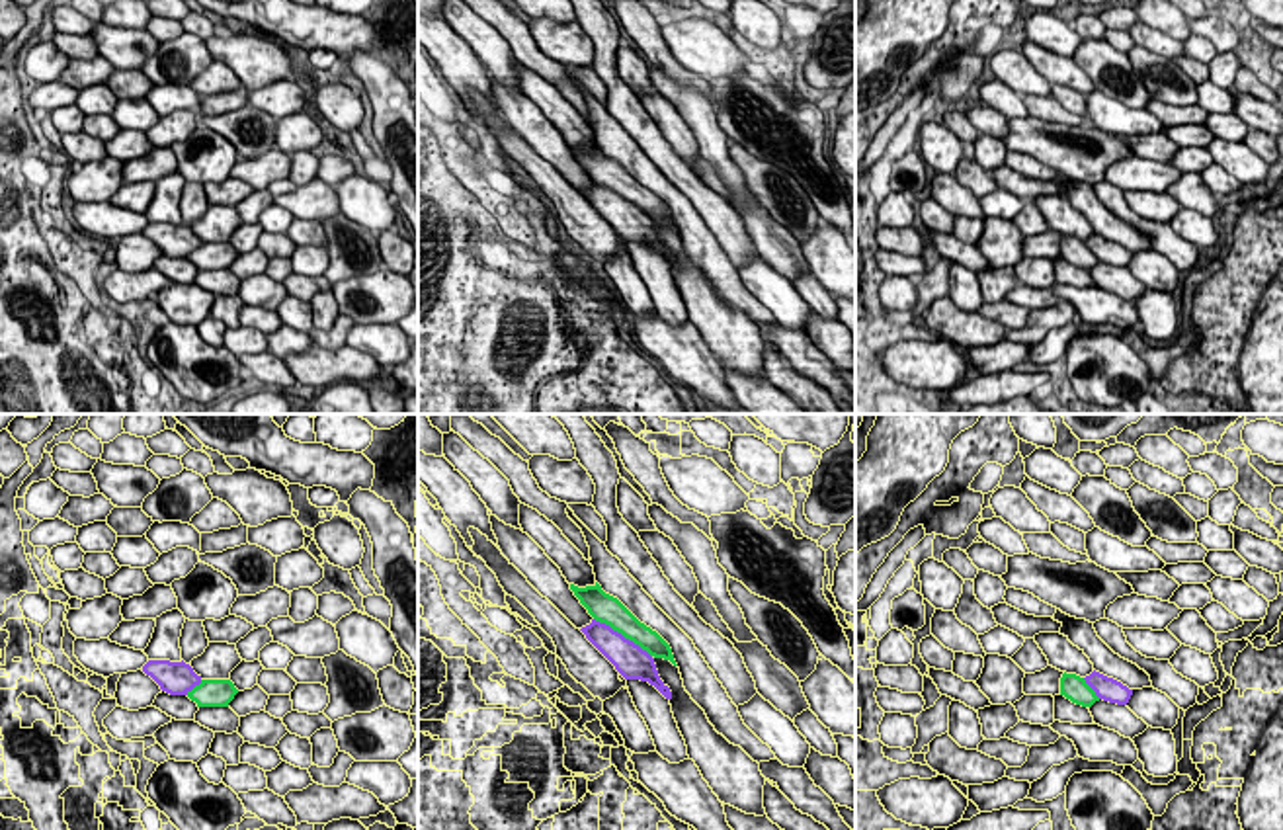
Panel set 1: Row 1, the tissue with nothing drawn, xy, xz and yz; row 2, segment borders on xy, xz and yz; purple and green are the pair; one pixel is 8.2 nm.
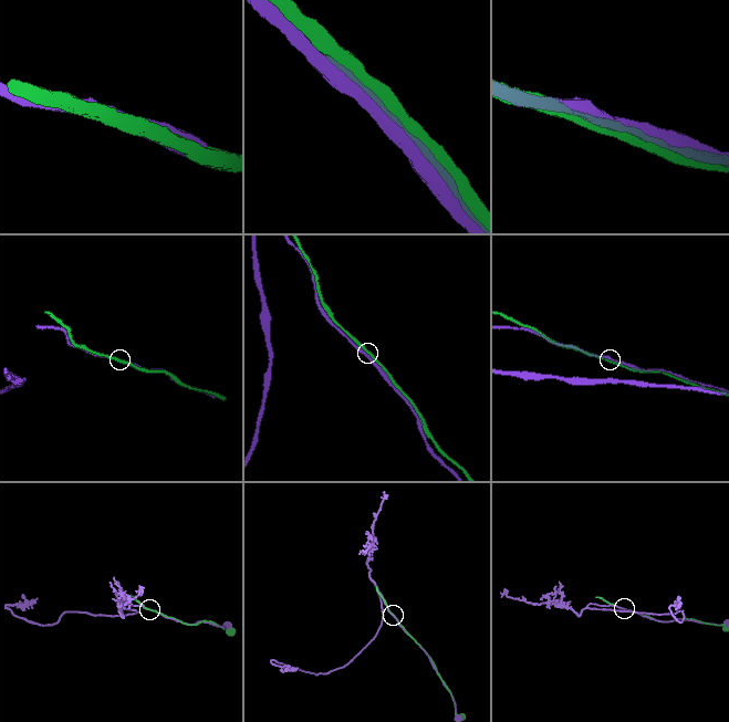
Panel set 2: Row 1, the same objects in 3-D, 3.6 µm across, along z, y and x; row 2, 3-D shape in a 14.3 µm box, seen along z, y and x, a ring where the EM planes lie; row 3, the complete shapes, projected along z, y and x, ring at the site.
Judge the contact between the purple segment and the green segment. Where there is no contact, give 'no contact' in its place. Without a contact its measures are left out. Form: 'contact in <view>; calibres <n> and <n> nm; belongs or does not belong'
contact in xz; calibres 280 and 240 nm; does not belong

